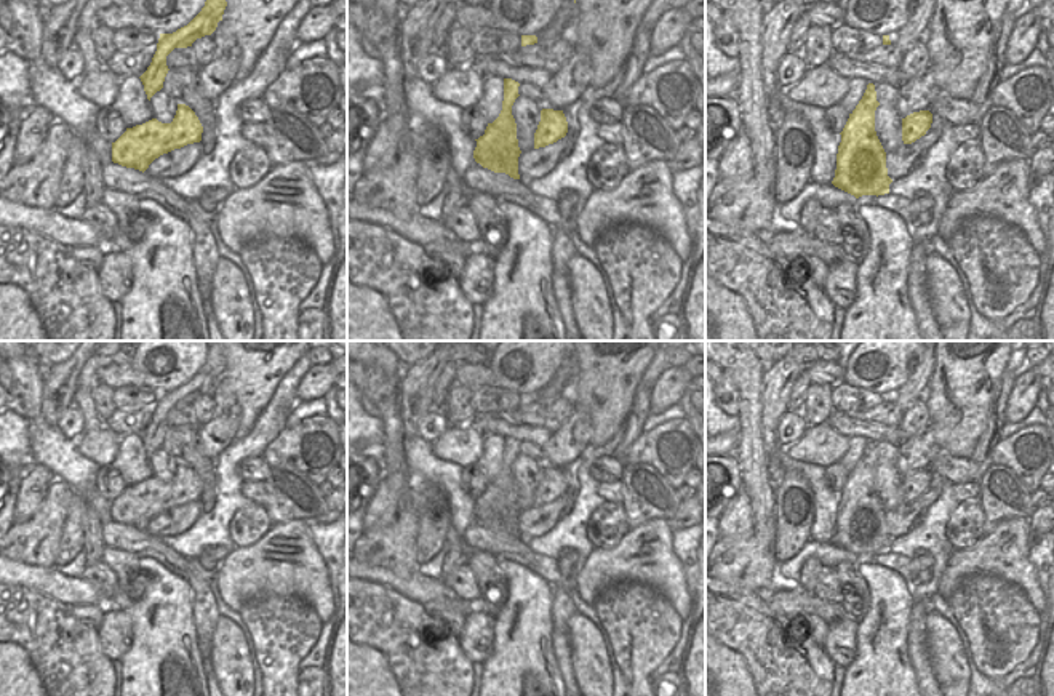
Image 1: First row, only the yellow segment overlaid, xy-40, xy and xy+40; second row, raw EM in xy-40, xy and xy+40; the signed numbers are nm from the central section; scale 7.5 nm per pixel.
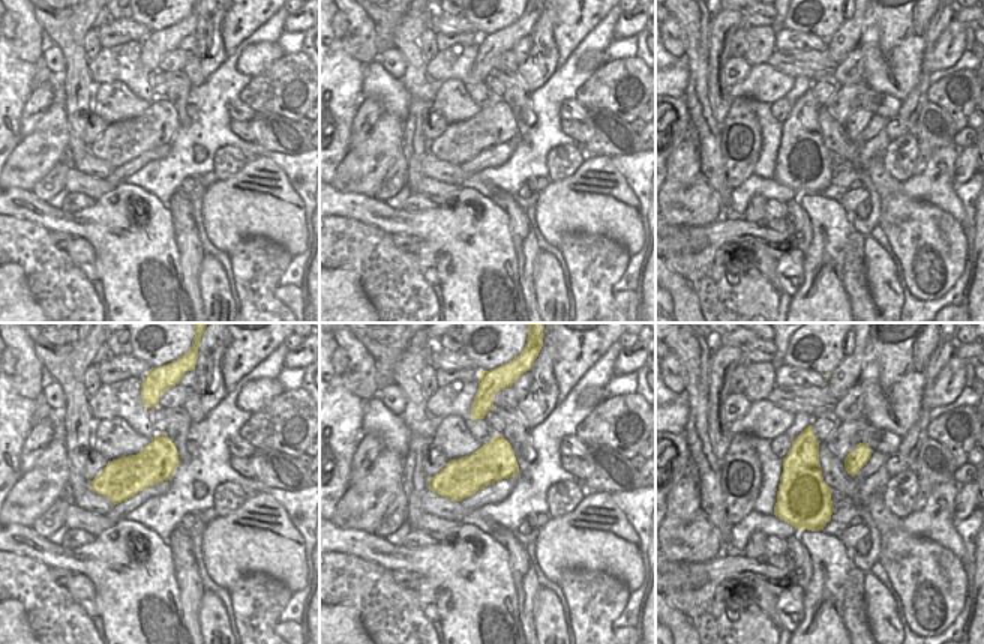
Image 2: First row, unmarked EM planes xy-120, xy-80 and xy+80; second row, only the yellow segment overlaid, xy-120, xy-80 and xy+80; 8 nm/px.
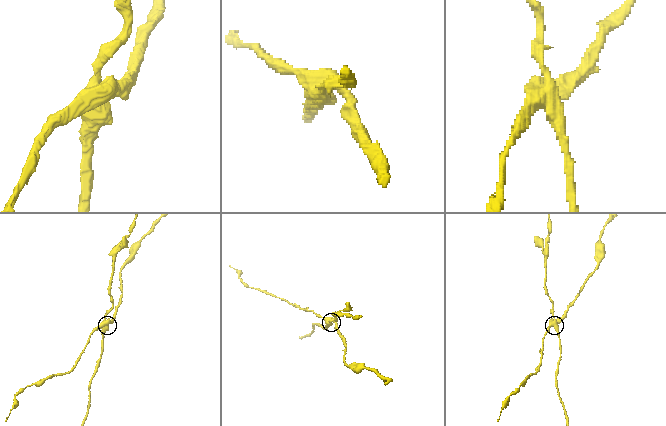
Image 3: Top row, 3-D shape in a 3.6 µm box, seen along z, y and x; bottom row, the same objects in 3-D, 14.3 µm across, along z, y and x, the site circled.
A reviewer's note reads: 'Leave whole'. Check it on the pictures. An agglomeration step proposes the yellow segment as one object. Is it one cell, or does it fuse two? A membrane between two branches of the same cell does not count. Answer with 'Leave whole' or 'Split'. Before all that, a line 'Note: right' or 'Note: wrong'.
Note: wrong
Split.

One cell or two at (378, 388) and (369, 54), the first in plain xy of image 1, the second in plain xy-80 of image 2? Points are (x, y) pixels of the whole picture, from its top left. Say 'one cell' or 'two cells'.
one cell

